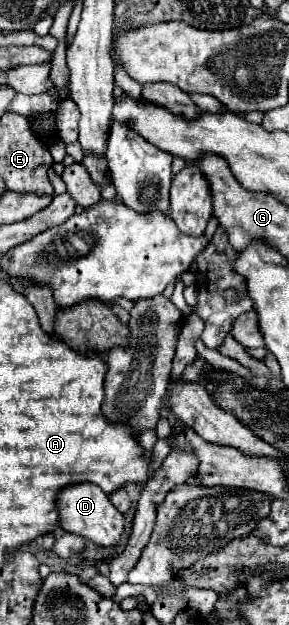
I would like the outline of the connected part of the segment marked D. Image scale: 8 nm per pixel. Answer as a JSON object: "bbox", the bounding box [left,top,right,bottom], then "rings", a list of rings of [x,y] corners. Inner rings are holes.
{"bbox":[61,486,125,548],"rings":[[[69,486],[69,490],[61,492],[61,528],[69,534],[79,534],[99,546],[113,548],[125,530],[125,516],[97,486]]]}

